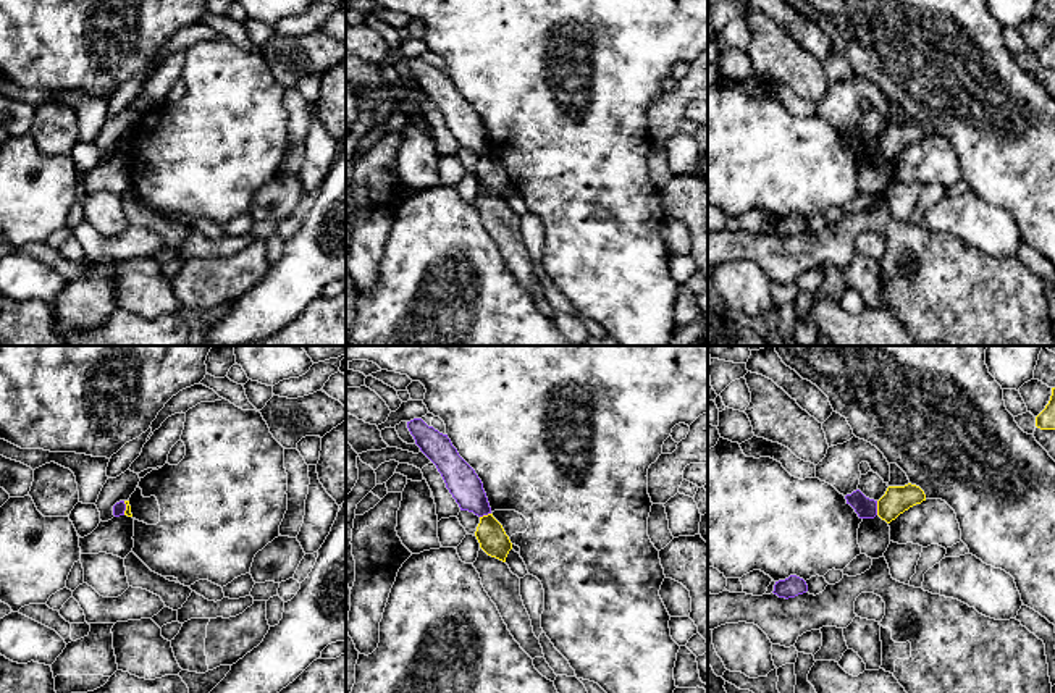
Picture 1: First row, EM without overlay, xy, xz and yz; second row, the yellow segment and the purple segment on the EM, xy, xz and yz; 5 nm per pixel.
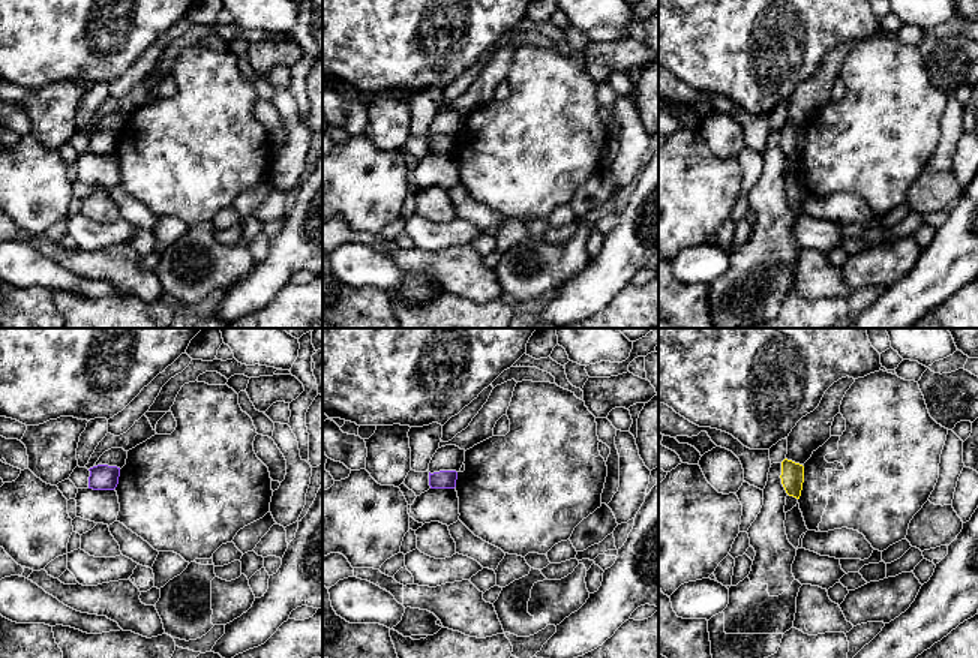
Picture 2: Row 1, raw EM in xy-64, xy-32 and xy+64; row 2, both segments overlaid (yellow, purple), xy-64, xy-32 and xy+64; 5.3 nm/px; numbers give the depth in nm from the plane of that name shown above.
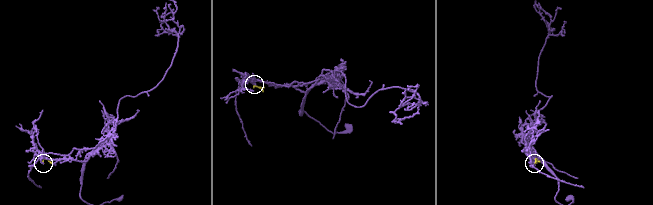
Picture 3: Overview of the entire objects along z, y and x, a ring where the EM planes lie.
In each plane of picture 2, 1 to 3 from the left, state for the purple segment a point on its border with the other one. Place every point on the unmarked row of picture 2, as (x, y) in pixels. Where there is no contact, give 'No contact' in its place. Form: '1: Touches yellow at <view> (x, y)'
1: No contact
2: No contact
3: No contact

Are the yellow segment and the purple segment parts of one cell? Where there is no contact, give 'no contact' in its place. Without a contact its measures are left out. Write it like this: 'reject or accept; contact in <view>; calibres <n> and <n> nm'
reject; contact in yz; calibres 140 and 100 nm

